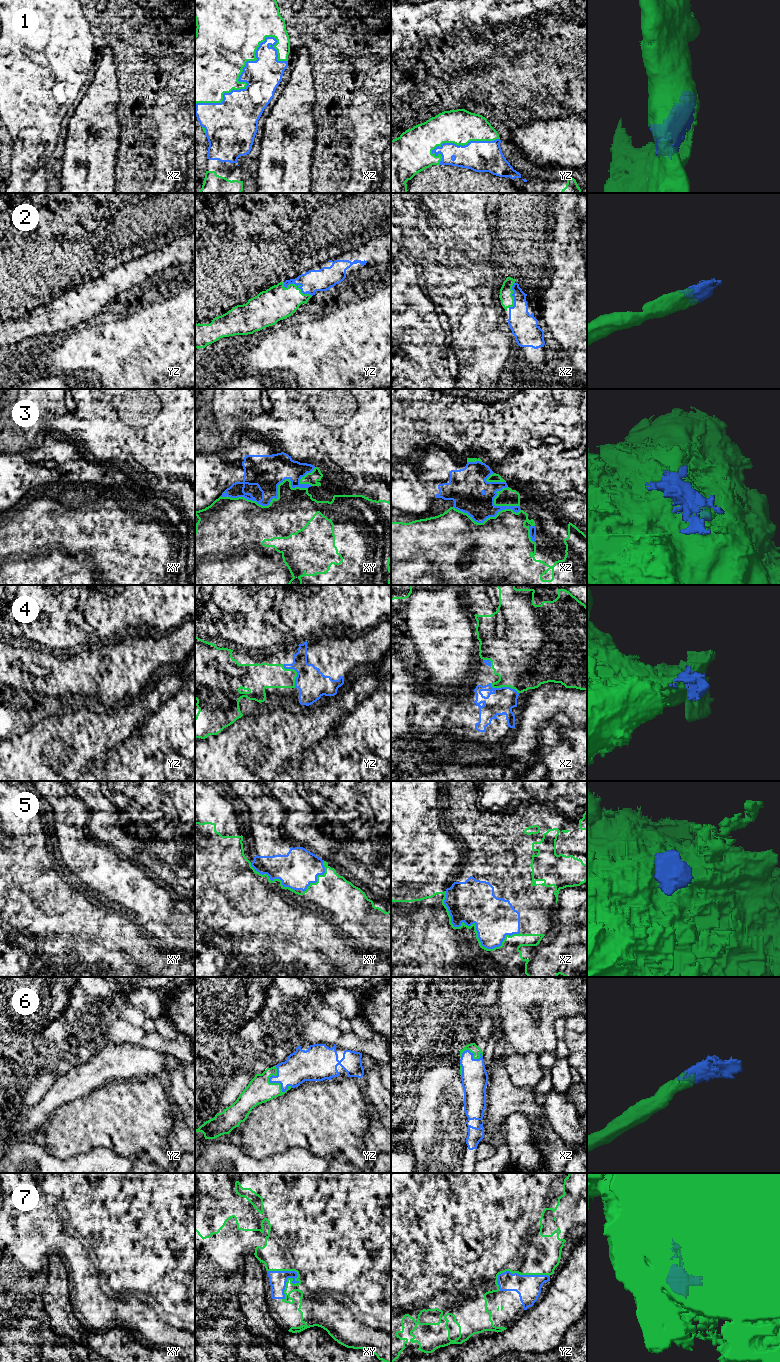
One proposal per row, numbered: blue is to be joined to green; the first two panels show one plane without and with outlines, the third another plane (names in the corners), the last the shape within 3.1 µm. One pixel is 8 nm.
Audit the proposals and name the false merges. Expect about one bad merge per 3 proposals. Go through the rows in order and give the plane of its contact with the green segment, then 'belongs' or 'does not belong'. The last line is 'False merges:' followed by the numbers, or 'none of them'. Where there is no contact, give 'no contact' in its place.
1: contact in xz; belongs
2: contact in yz; belongs
3: contact in xy; does not belong
4: contact in yz; belongs
5: contact in xz; does not belong
6: contact in yz; belongs
7: contact in xy; belongs
False merges: 3, 5

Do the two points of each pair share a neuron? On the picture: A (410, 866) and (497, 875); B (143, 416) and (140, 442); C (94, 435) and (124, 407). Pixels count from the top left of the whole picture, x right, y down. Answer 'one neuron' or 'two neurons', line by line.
A: two neurons
B: two neurons
C: one neuron

